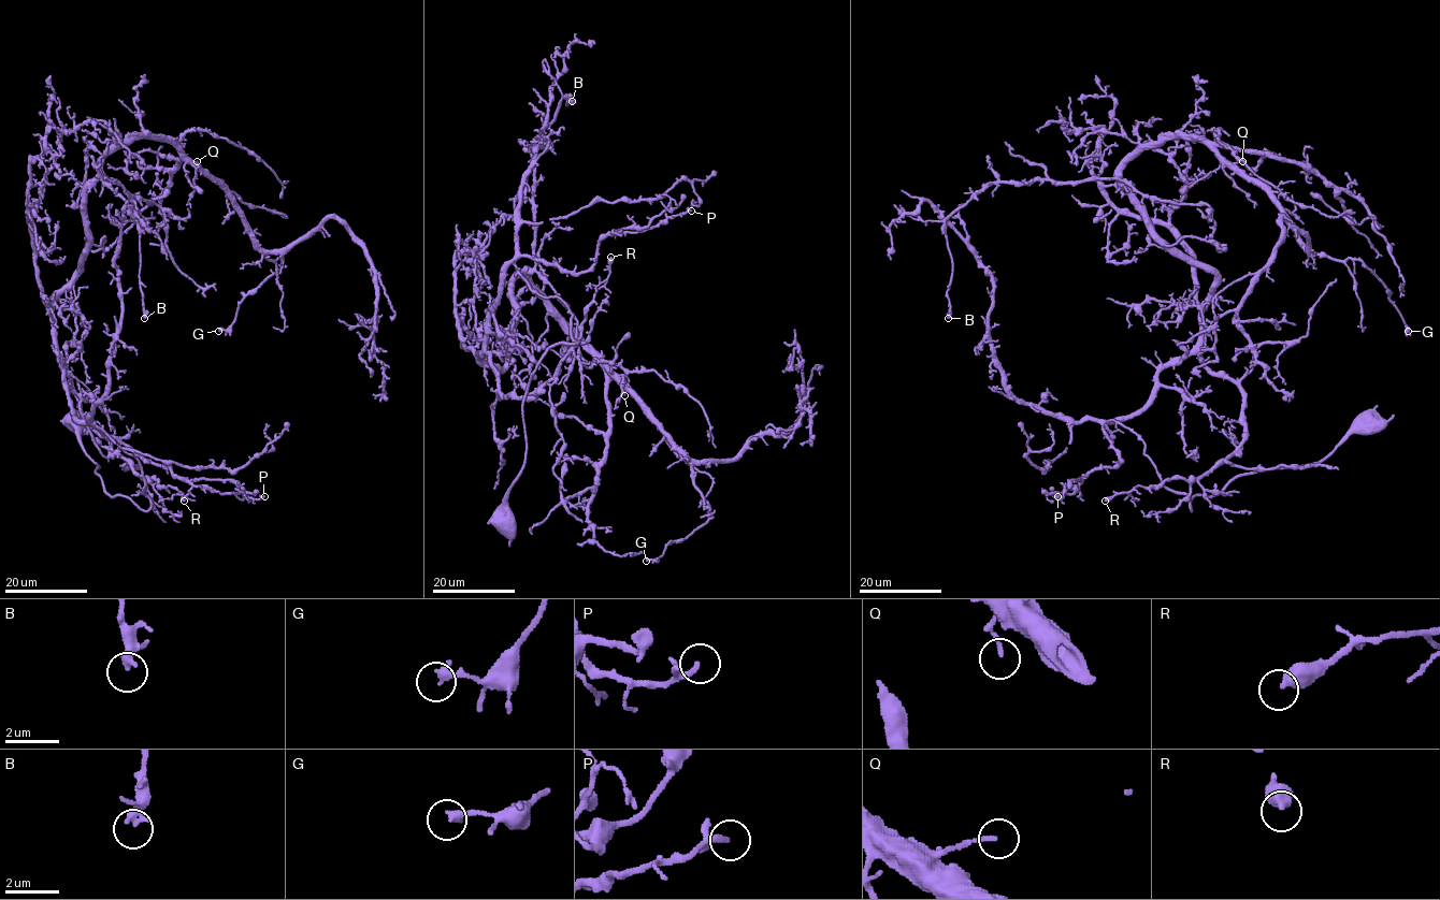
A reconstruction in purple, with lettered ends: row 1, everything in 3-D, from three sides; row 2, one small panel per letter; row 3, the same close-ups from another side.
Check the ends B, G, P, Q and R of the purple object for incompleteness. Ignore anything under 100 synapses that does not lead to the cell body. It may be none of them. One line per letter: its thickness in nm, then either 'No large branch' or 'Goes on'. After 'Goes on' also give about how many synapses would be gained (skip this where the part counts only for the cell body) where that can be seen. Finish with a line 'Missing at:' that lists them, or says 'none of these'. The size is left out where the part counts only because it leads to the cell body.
B: Thickness 260 nm. No large branch
G: Thickness 320 nm. No large branch
P: Thickness 130 nm. No large branch
Q: Thickness 150 nm. No large branch
R: Thickness 480 nm. No large branch
Missing at: none of these

